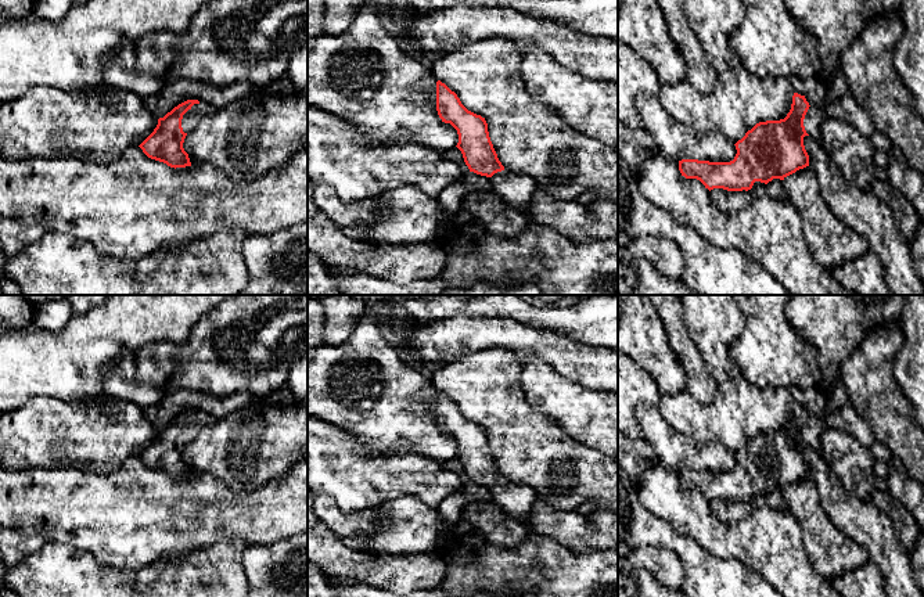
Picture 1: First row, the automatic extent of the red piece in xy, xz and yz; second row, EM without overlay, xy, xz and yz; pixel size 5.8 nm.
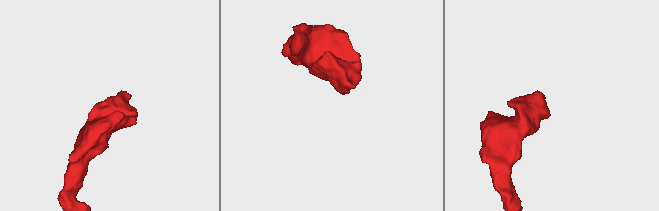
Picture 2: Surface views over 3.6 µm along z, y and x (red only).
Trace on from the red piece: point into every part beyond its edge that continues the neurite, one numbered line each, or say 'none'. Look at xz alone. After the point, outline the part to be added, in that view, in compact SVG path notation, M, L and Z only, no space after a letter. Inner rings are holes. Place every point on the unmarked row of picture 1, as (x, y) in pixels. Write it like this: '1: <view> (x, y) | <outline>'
1: xz (516, 500) | M501 481L490 488L492 501L506 514L508 518L522 521L533 508L537 497L532 488L513 483L510 481Z

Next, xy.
1: xy (191, 428) | M206 413L194 414L183 425L183 429L181 429L183 442L190 443L191 440L197 438L202 427L213 424L216 421L217 421L217 417L206 414Z

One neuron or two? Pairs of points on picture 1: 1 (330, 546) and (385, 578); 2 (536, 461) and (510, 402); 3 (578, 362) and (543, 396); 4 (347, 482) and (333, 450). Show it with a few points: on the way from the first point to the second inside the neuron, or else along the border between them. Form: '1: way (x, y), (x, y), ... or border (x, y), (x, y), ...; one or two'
1: way (344, 560), (351, 567), (371, 569); one
2: way (528, 446), (511, 425), (510, 417); one
3: border (536, 358), (571, 381), (593, 389); two
4: way (345, 474), (333, 459); one

